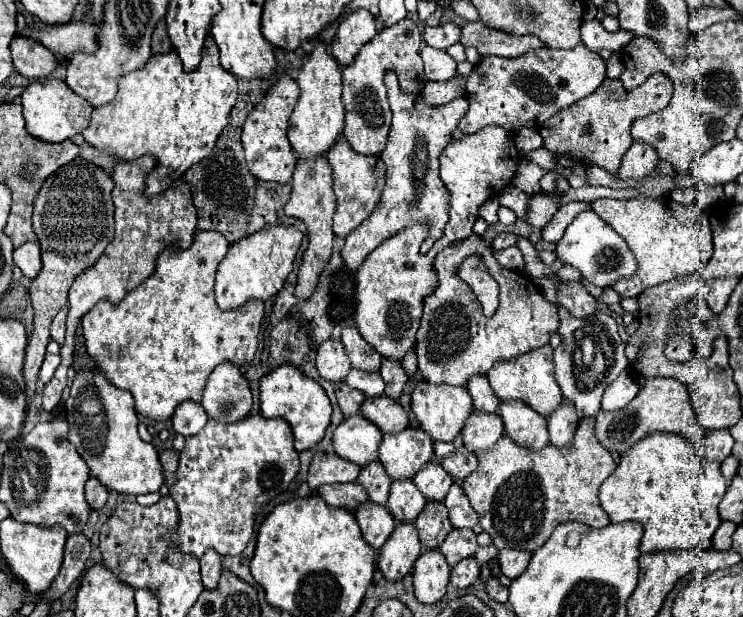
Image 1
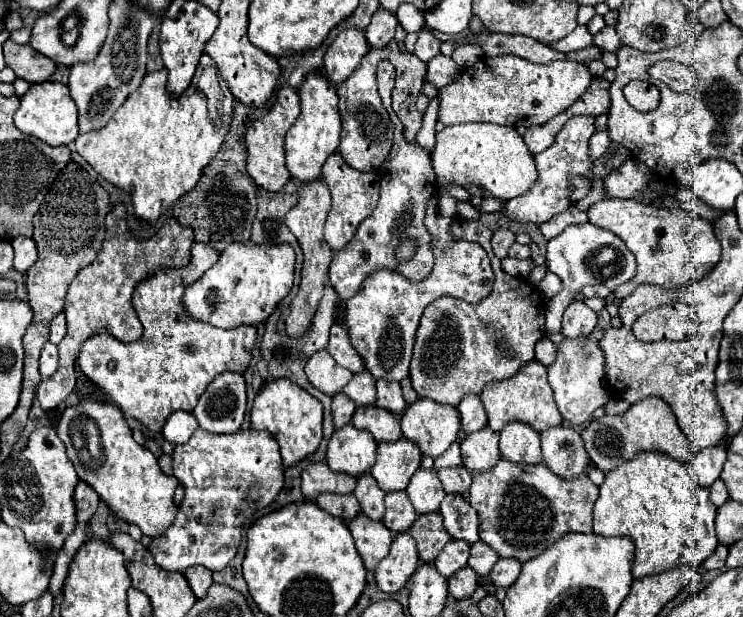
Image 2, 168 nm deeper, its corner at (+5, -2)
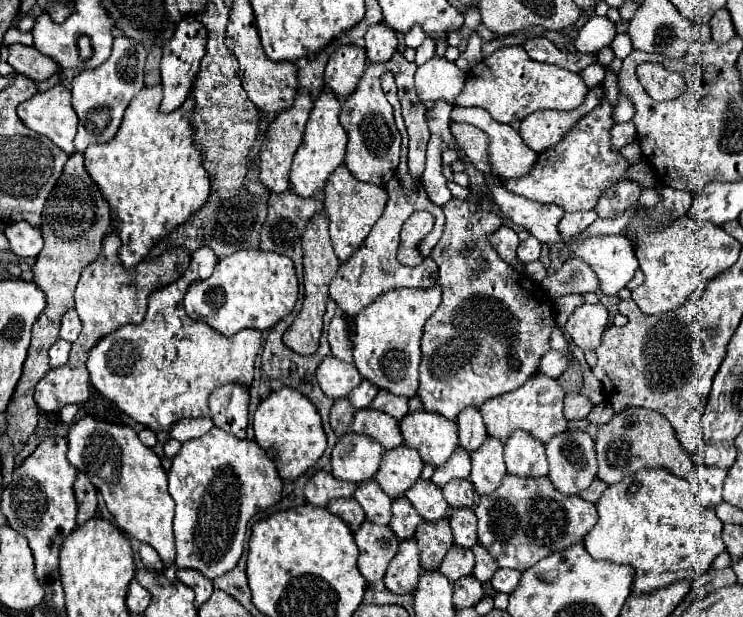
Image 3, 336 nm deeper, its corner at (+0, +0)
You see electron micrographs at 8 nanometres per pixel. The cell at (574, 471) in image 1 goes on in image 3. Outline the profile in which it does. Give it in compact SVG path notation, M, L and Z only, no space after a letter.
M506 475L492 495L480 497L474 511L478 517L480 545L496 559L498 567L516 571L526 571L536 561L580 543L598 521L596 505L582 497L560 495L548 477L520 479Z

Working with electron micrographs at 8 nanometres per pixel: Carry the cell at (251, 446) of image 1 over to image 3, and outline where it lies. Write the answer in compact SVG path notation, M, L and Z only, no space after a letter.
M212 427L206 435L182 443L178 455L172 459L168 471L168 491L176 503L174 515L174 537L176 537L176 567L178 569L196 569L206 579L216 579L232 571L244 551L244 539L248 521L270 505L276 505L282 495L282 479L276 471L276 465L264 449L254 441L236 439L234 435Z

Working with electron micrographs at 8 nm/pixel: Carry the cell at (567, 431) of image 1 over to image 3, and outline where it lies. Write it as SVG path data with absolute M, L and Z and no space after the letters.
M564 431L552 437L546 443L546 457L550 463L550 481L562 495L580 495L584 489L590 487L590 483L596 479L596 451L594 441L588 433L582 431Z

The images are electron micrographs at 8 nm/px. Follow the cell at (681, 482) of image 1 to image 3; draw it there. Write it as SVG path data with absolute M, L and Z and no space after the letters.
M644 469L620 483L610 485L596 503L596 507L600 519L594 529L584 537L584 547L594 559L634 567L636 575L632 593L636 595L668 587L682 579L698 579L726 549L722 541L724 523L716 517L716 511L706 511L704 507L700 507L690 495L688 483L684 479L676 479L674 475L670 475L670 471L664 469Z

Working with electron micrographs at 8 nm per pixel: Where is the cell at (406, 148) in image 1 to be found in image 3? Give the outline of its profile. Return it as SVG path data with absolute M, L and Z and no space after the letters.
M384 73L382 75L382 91L386 95L386 99L390 101L392 109L394 109L394 121L396 121L396 127L402 135L402 155L400 155L400 165L398 165L398 171L396 175L392 177L392 181L388 183L386 191L388 191L388 203L386 203L386 209L384 209L384 215L376 221L376 225L372 227L370 235L364 239L364 243L360 245L360 249L340 265L336 277L332 279L330 283L330 297L338 303L338 307L348 315L348 317L356 317L364 307L368 307L372 301L376 301L380 295L384 295L386 291L390 289L396 289L396 287L416 287L416 289L428 289L428 287L434 287L436 281L438 281L438 267L436 263L426 257L420 265L416 267L404 267L396 253L398 253L398 243L400 243L400 229L404 225L404 221L414 213L414 211L430 211L434 217L436 217L436 225L434 229L426 235L424 239L424 247L426 249L432 249L440 237L442 237L442 229L444 229L444 213L442 213L442 207L434 205L422 183L412 179L412 175L408 173L408 165L406 165L406 153L408 153L408 133L406 133L406 127L404 127L404 121L402 121L402 115L400 115L400 101L398 101L398 95L396 95L396 83L394 83L394 75L392 73Z

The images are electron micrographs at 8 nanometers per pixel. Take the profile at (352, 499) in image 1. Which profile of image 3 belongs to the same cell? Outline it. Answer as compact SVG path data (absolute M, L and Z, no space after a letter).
M348 497L348 499L334 499L332 503L326 505L326 509L328 509L330 513L338 515L342 521L346 521L352 533L356 533L358 527L360 527L360 525L364 523L364 519L366 519L362 507L354 501L354 497Z

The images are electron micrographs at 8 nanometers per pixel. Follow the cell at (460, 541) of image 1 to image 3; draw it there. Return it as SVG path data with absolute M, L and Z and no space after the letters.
M452 547L446 553L446 557L444 557L444 561L442 561L442 565L440 565L438 571L450 583L454 583L460 577L470 575L472 569L474 569L474 555L472 555L472 551L470 549L464 549L464 547Z

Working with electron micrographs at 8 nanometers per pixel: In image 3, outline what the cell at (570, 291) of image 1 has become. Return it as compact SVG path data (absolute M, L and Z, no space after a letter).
M584 303L568 317L566 329L572 343L580 351L596 351L602 343L602 333L608 327L608 309L602 303Z

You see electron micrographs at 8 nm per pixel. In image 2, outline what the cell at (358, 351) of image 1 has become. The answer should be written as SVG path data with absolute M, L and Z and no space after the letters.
M335 323L331 327L331 337L329 337L329 345L327 351L331 353L331 357L345 369L353 371L353 373L361 373L365 369L365 361L363 357L355 351L355 347L349 341L349 335L345 331L343 325Z

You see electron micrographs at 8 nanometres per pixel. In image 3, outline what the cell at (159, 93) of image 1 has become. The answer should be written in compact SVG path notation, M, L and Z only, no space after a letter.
M144 87L138 91L128 105L120 131L116 133L116 139L112 143L104 145L92 145L84 151L84 169L92 177L92 181L100 187L102 197L110 205L110 215L112 215L112 229L120 235L122 247L120 247L120 261L124 269L136 267L148 251L168 237L178 225L182 225L186 219L190 219L208 199L210 195L210 183L208 183L208 173L202 169L202 159L200 151L192 143L192 127L190 127L190 115L192 115L192 105L194 99L188 97L182 107L178 107L174 113L160 113L160 99L162 99L162 87Z

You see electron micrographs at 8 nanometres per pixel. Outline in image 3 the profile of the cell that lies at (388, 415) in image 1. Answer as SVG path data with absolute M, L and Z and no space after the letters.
M370 407L356 411L352 431L360 433L360 435L368 435L376 443L380 443L384 449L394 449L394 447L402 445L398 421L392 419L390 415L384 415L382 411L370 409Z

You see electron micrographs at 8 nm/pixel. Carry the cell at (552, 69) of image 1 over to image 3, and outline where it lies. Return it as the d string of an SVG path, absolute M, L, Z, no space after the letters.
M520 45L500 47L488 59L476 63L466 77L466 85L456 97L458 107L482 107L492 119L500 123L510 123L514 119L524 119L538 109L572 111L582 105L588 87L578 73L564 71L556 65L546 65L532 61Z

